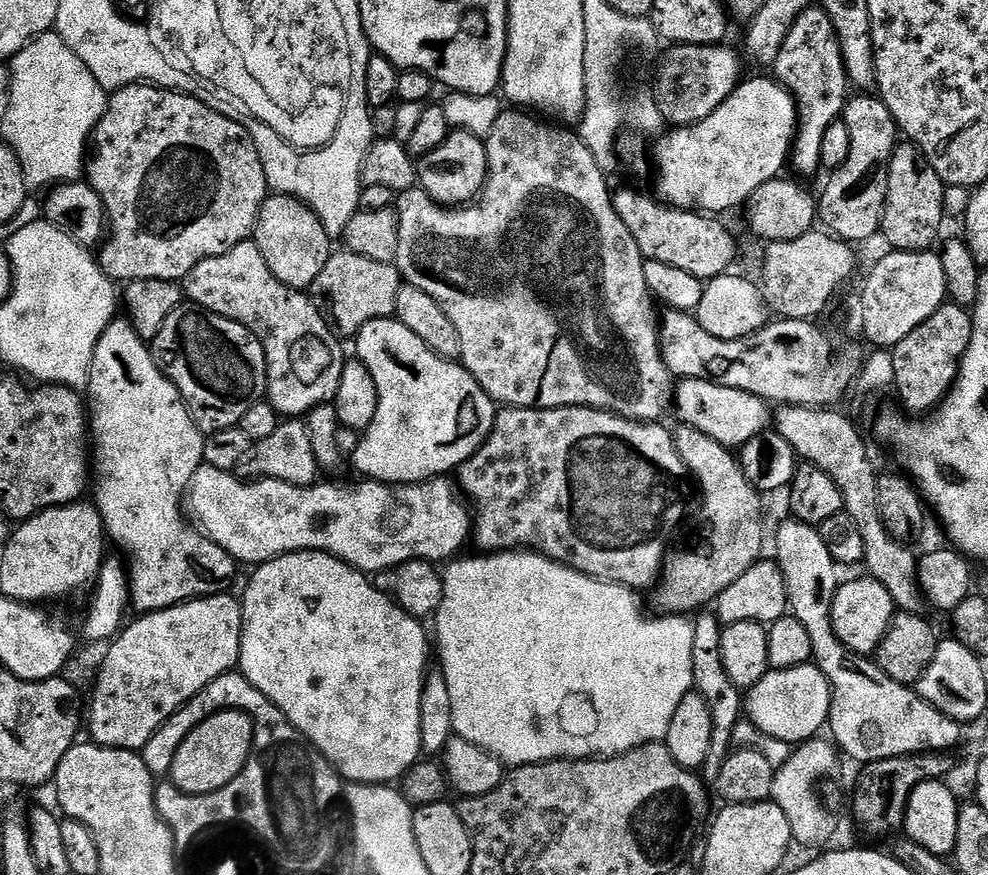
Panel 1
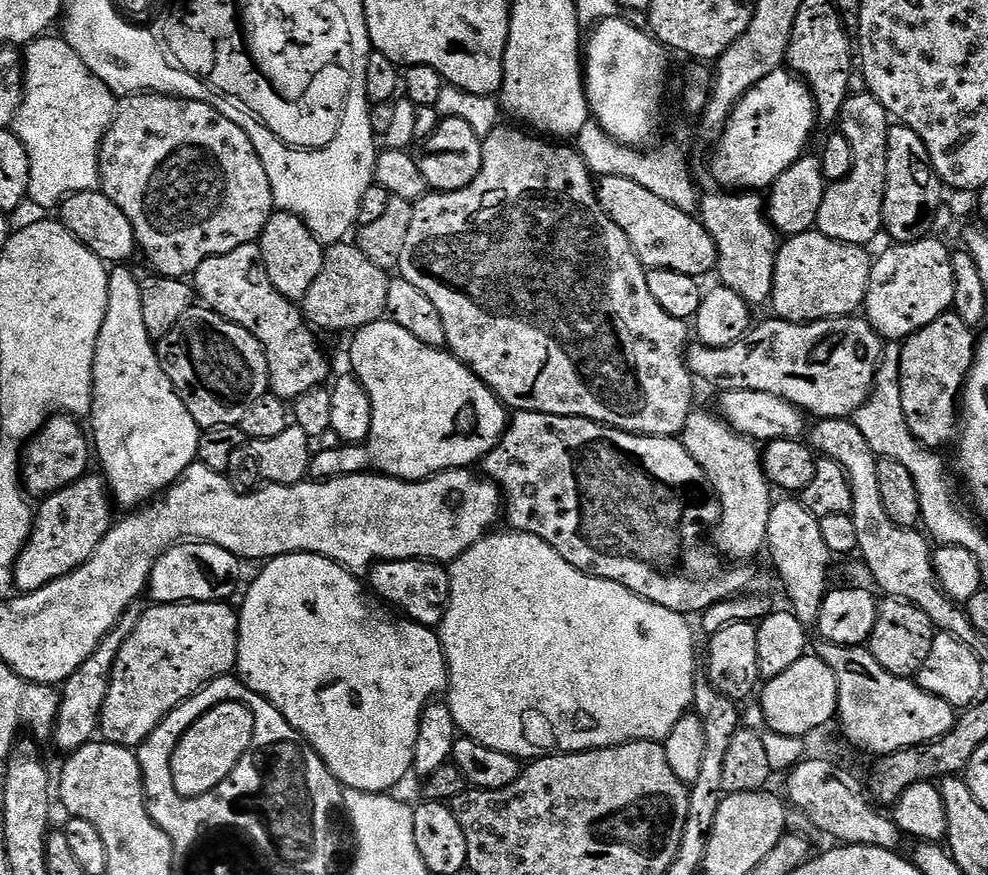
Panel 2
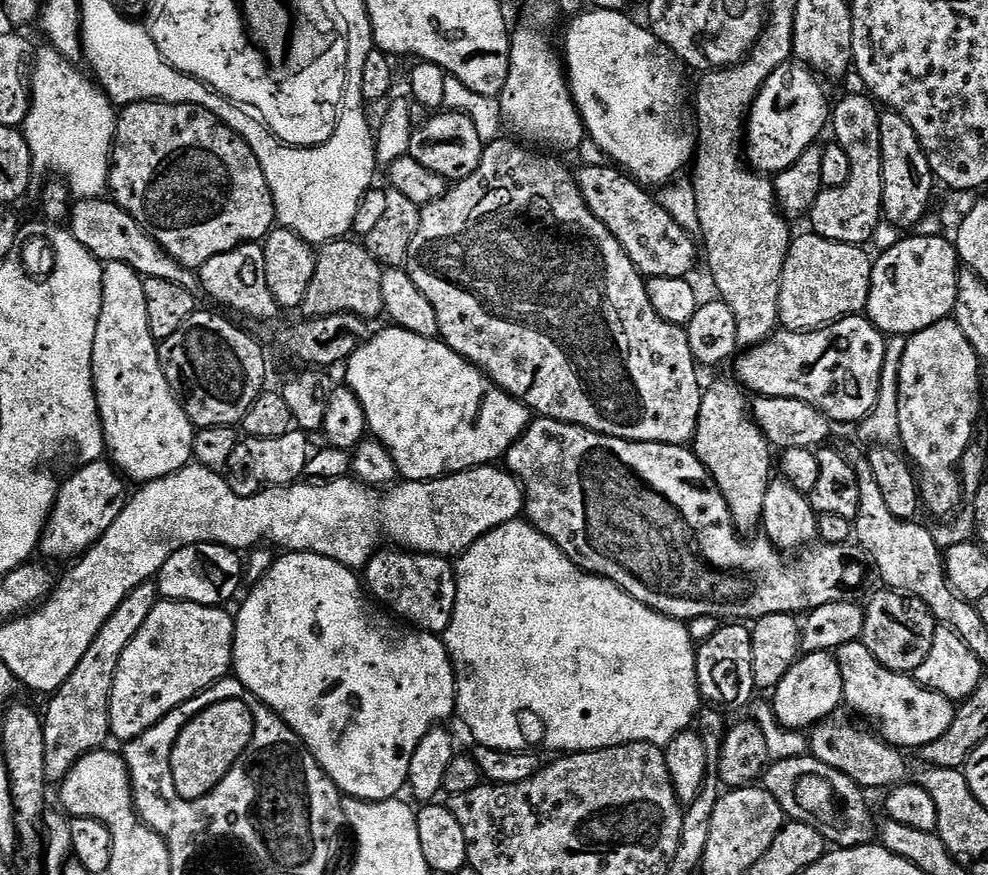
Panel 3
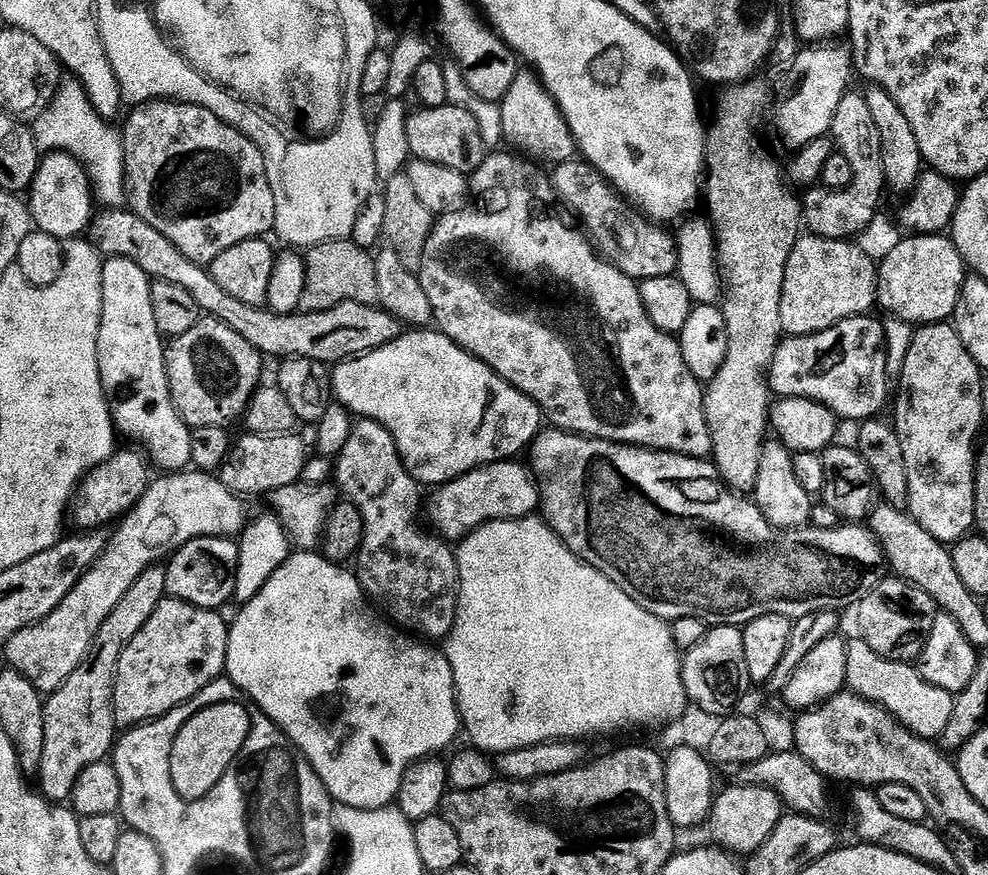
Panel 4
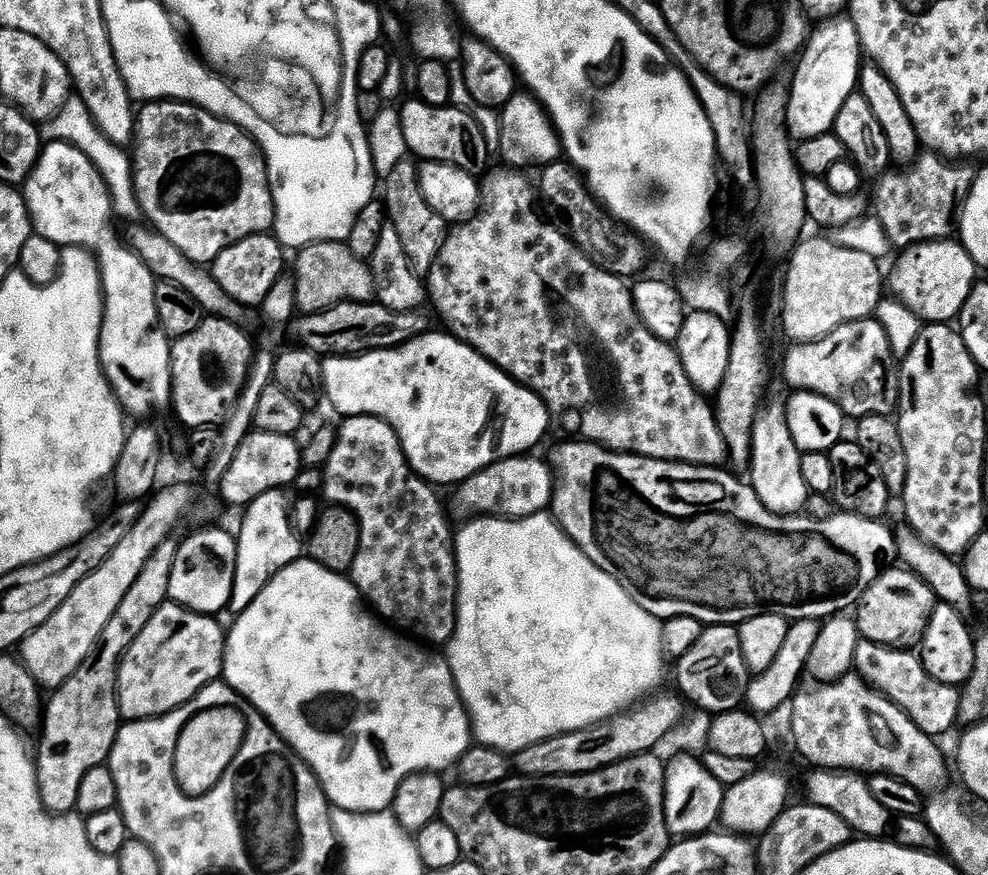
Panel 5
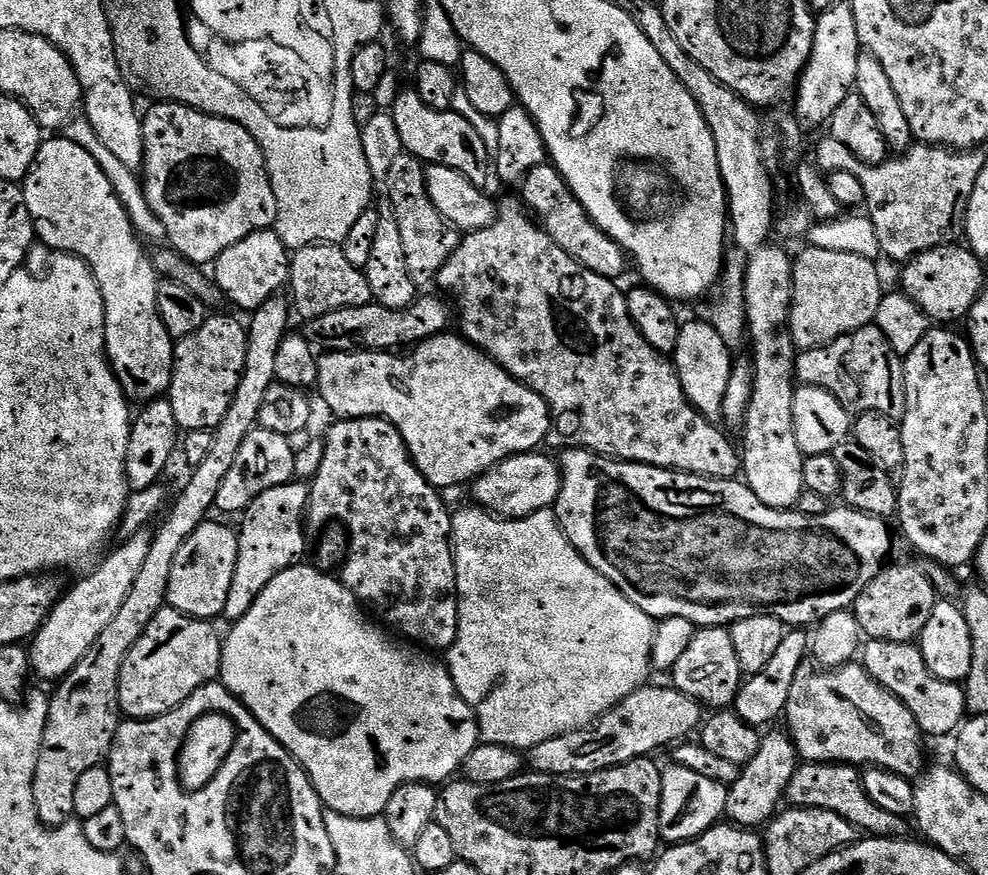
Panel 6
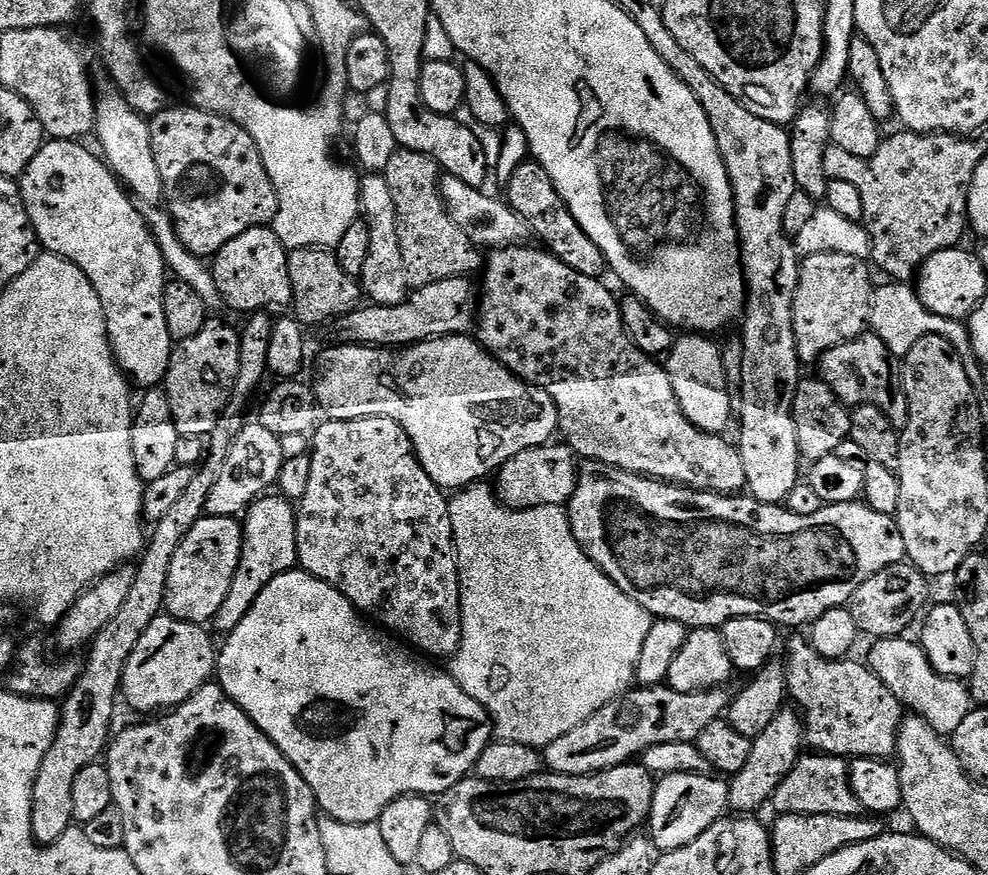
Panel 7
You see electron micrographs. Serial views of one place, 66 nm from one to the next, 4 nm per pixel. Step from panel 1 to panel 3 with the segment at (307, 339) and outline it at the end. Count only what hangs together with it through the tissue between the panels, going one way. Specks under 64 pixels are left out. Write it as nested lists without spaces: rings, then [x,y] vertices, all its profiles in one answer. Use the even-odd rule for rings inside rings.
[[[259,243],[243,244],[226,254],[210,258],[210,262],[198,269],[198,275],[204,294],[240,316],[249,316],[252,320],[272,320],[278,313],[276,299],[274,294],[270,294],[270,286],[266,282],[264,250]]]

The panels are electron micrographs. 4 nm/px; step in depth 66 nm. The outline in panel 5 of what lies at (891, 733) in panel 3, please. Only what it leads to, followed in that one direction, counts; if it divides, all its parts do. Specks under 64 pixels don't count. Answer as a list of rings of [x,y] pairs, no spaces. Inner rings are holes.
[[[860,642],[856,645],[854,668],[868,687],[880,692],[901,708],[915,722],[918,730],[922,730],[927,736],[941,738],[952,727],[957,727],[960,688],[955,684],[943,684],[930,678],[915,651],[882,648],[879,644]]]

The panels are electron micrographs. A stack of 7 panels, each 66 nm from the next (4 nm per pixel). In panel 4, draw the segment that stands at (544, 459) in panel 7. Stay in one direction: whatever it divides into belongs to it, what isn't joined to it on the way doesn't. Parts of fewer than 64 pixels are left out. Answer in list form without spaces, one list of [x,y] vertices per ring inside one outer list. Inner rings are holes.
[[[515,459],[496,460],[439,485],[428,500],[428,520],[445,541],[459,542],[475,528],[495,520],[522,520],[540,508],[540,485]],[[436,528],[437,529],[436,529]],[[453,540],[453,541],[452,541]]]

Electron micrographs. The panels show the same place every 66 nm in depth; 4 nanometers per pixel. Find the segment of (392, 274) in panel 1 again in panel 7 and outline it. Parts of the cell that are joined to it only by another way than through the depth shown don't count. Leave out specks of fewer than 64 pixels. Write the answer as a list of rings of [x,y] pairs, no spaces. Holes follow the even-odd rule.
[[[294,248],[288,253],[290,286],[292,287],[291,311],[299,324],[324,324],[335,322],[348,312],[354,312],[362,304],[360,281],[346,274],[338,262],[335,251],[322,248]]]

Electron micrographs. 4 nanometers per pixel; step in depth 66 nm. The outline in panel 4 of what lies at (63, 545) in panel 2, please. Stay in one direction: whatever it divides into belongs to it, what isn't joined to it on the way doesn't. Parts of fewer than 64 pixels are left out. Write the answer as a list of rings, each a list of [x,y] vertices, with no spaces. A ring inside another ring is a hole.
[[[123,450],[113,452],[109,460],[92,469],[81,480],[70,505],[71,519],[73,516],[77,526],[80,527],[77,529],[103,528],[111,525],[111,520],[113,522],[119,521],[128,515],[130,509],[136,506],[142,498],[142,494],[146,494],[150,483],[150,475],[148,476],[150,464],[139,451],[136,452],[123,452]]]

